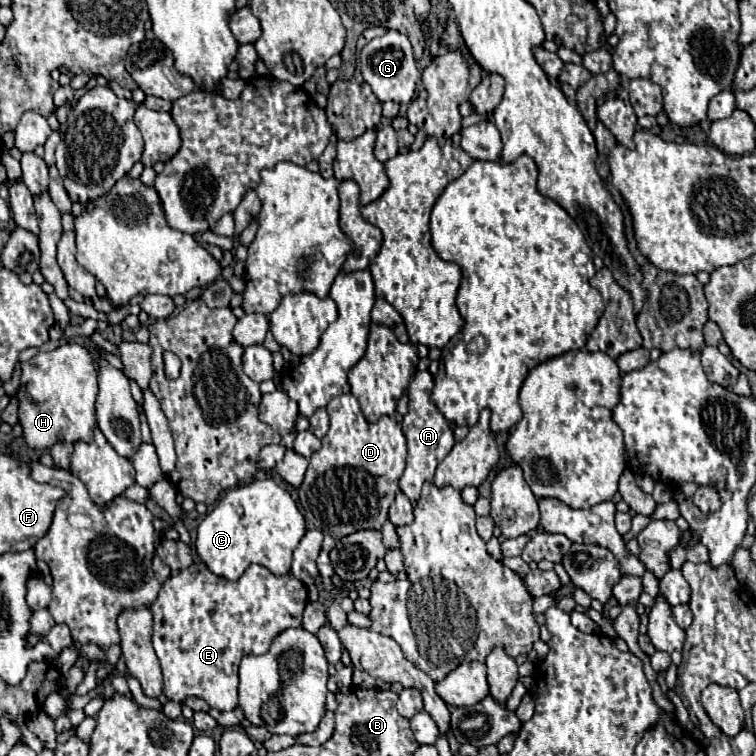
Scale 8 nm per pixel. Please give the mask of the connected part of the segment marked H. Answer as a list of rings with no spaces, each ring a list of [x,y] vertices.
[[[67,342],[49,352],[37,352],[29,362],[21,364],[21,382],[17,392],[19,402],[19,424],[23,428],[23,438],[31,448],[49,448],[55,442],[91,442],[95,428],[95,400],[97,400],[97,364],[93,354],[77,344]]]

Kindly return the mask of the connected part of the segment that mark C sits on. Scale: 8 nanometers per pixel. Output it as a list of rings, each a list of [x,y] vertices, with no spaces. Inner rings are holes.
[[[271,478],[229,490],[197,528],[195,550],[205,566],[227,580],[237,580],[249,564],[261,564],[281,576],[291,570],[293,550],[305,534],[305,520],[287,490]]]

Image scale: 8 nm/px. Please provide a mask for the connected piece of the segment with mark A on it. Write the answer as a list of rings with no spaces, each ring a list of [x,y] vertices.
[[[417,372],[413,382],[409,384],[409,412],[403,416],[403,434],[407,438],[407,466],[405,472],[399,480],[401,492],[411,500],[417,502],[421,494],[421,486],[433,478],[437,464],[447,456],[451,446],[455,444],[453,430],[445,416],[437,410],[437,406],[431,402],[431,386],[433,386],[433,376],[429,372]]]

